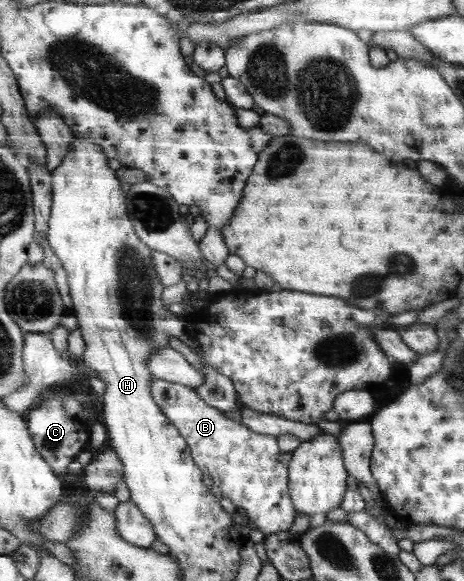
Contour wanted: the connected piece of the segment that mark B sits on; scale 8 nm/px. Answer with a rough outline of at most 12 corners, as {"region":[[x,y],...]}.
{"region":[[154,377],[153,395],[228,506],[293,527],[277,436]]}

